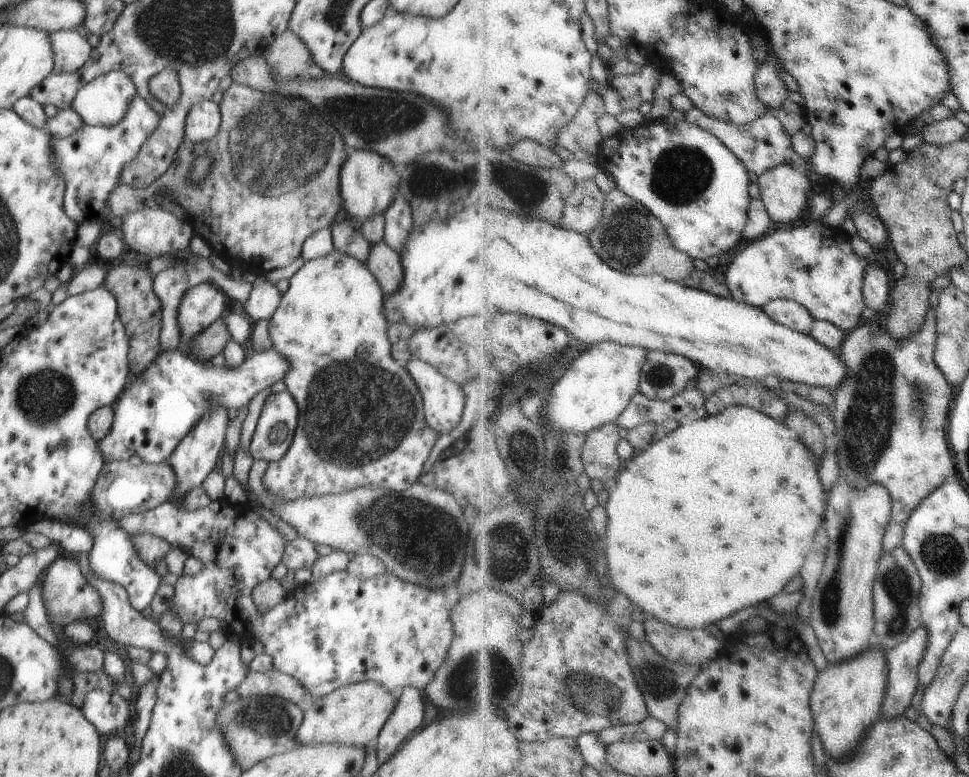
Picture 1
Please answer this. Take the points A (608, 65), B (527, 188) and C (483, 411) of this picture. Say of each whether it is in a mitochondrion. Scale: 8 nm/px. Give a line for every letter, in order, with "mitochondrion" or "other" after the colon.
A: other
B: mitochondrion
C: other

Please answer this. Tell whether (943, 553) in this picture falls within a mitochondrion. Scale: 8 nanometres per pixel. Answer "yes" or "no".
yes

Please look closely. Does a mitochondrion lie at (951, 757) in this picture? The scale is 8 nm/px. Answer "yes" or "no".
no

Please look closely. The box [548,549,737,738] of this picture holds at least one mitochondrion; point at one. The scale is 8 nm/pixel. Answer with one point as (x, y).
(584, 692)

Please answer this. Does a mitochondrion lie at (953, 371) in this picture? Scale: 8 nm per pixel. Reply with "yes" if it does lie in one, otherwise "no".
no

